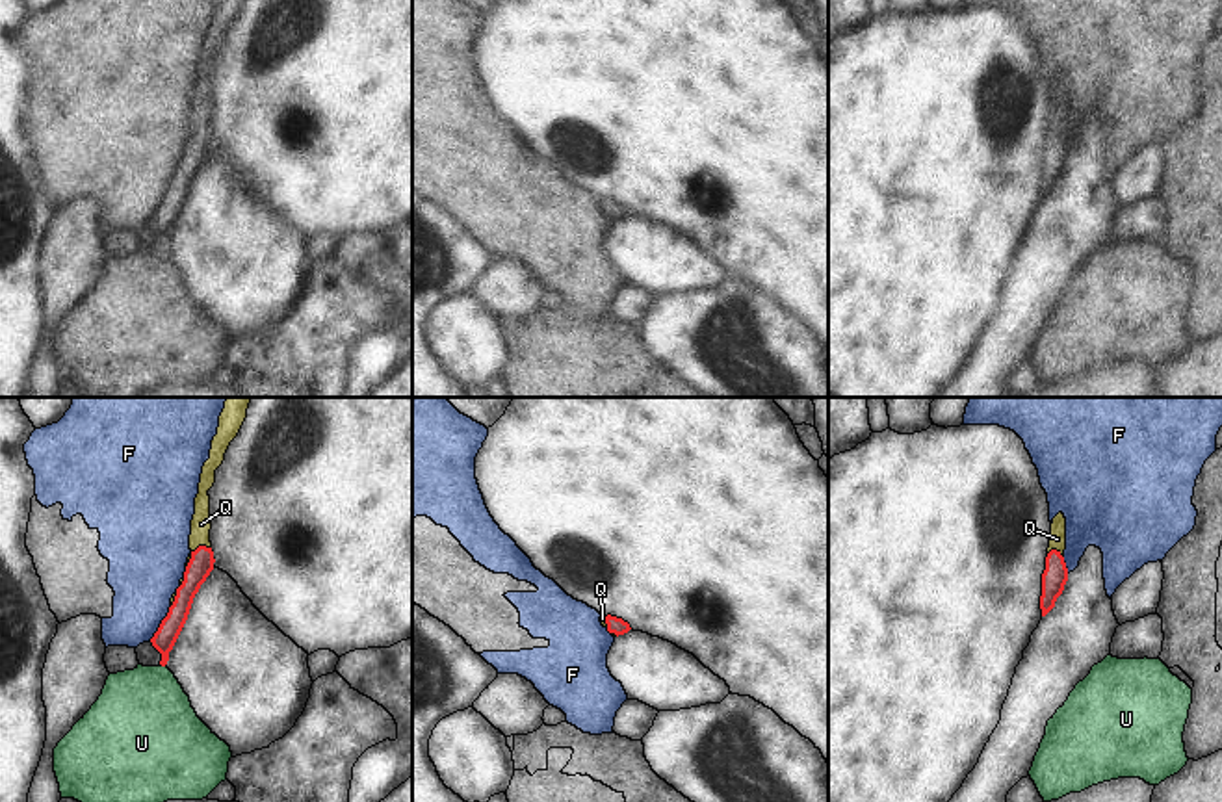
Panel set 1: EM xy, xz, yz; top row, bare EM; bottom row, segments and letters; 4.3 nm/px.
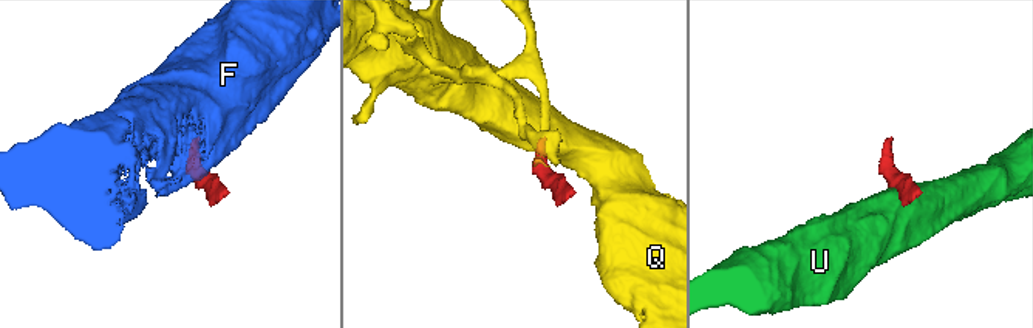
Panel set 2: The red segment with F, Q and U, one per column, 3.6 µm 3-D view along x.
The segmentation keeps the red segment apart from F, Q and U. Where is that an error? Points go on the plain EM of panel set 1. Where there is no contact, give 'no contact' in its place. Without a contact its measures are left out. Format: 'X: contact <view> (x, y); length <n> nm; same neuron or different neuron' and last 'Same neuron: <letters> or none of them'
F: contact xy (162, 206); length 180 nm; different neuron
Q: contact xy (194, 136); length 140 nm; same neuron
U: contact xy (162, 249); length 30 nm; different neuron
Same neuron: Q

